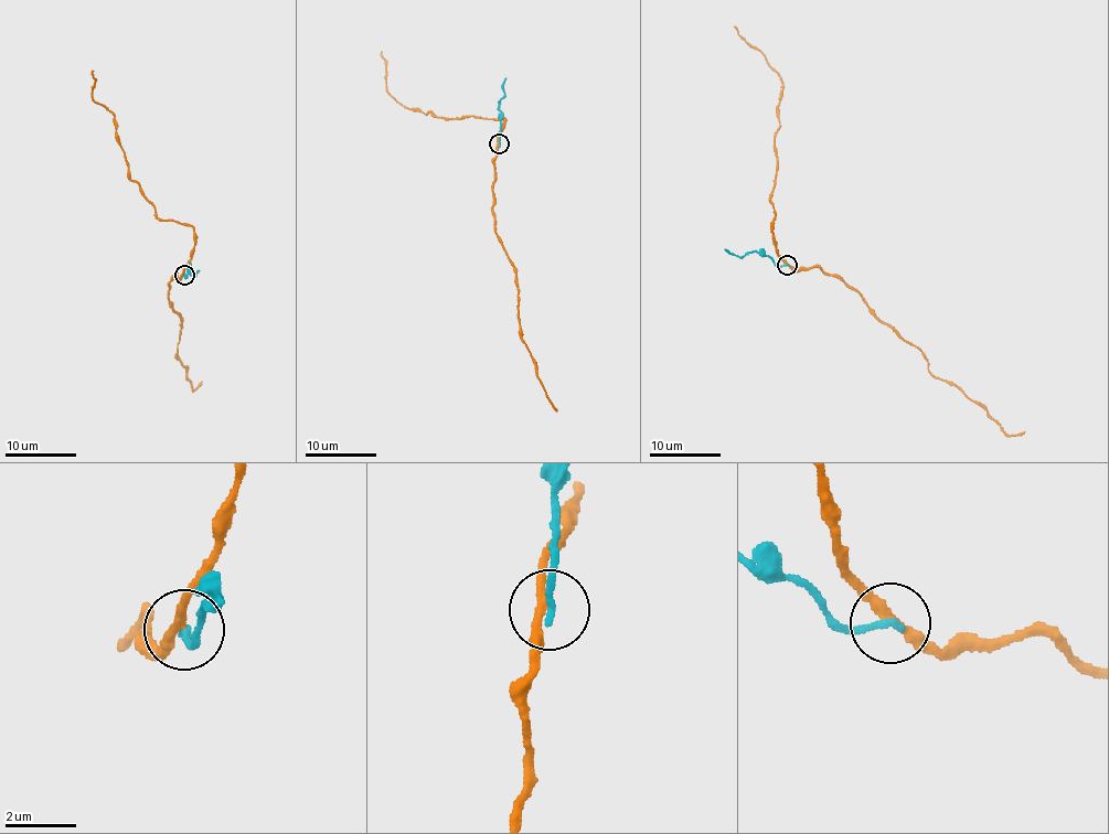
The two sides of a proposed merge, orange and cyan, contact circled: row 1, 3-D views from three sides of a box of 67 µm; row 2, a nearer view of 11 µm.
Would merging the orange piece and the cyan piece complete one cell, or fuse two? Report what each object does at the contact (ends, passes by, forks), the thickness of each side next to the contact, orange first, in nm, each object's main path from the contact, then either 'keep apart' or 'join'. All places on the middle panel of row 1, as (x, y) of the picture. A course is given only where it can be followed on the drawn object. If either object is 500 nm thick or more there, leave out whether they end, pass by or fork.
orange passes by; cyan ends there; 280 nm thick on the orange side, 200 nm on the other; orange runs (498, 145), (492, 189), (498, 241), (514, 268), (521, 341), (557, 412); cyan runs (500, 145), (500, 102), (507, 77); keep apart

